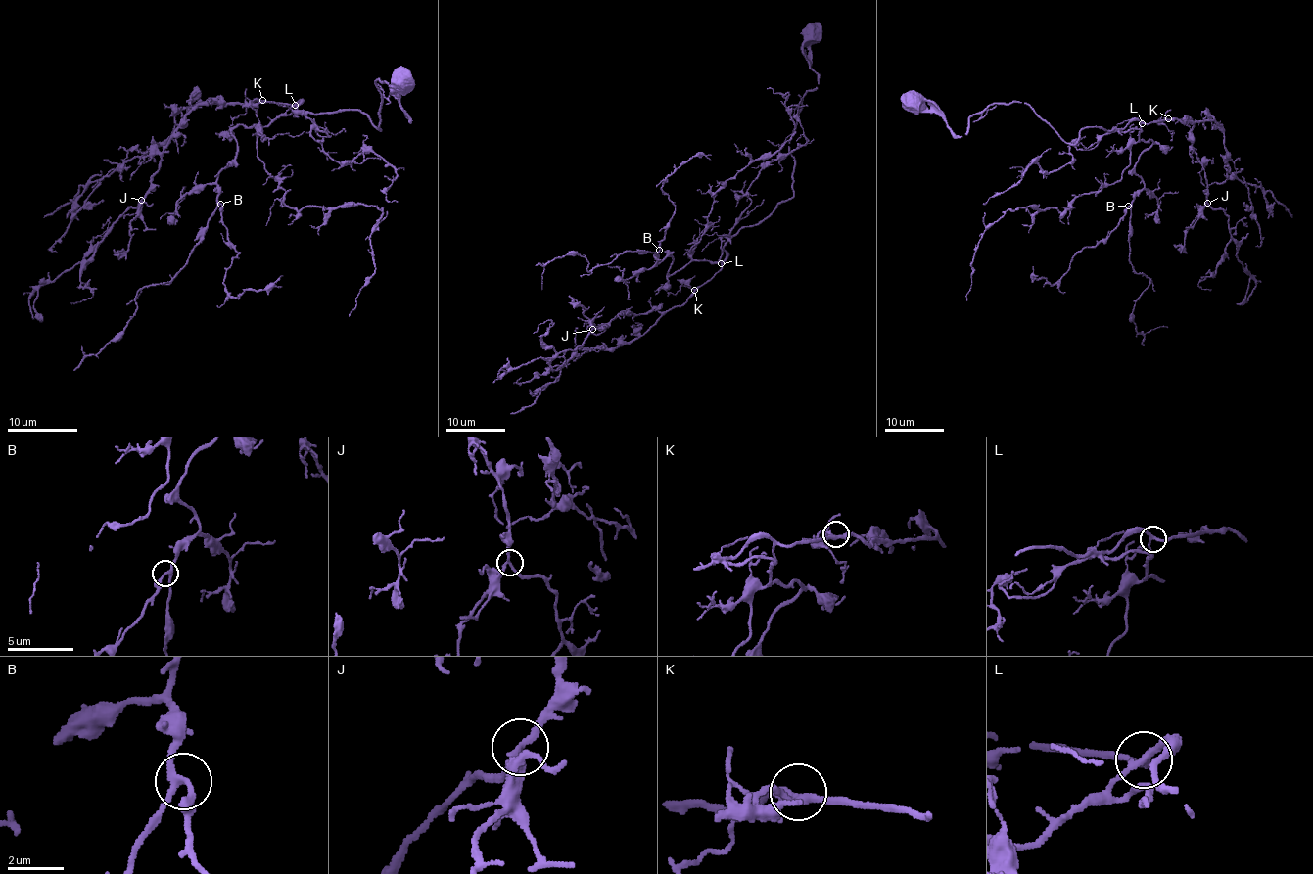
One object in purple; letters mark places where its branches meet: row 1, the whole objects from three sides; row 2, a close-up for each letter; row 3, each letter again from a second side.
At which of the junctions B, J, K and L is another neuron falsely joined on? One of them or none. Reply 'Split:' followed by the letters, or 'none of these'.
Split: J

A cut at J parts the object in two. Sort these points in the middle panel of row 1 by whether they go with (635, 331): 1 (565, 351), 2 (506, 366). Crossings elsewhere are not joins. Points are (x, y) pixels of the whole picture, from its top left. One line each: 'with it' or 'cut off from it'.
1: cut off from it
2: cut off from it

